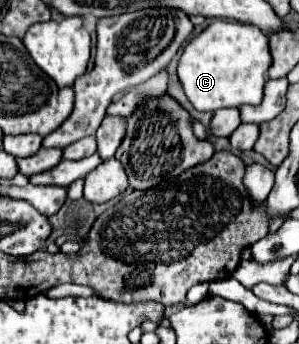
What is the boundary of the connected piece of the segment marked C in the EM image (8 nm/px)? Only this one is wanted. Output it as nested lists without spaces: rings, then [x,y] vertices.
[[[217,19],[187,43],[179,59],[177,75],[183,83],[187,99],[197,111],[241,107],[245,103],[259,105],[263,101],[263,85],[267,81],[271,61],[269,37],[259,27]]]

